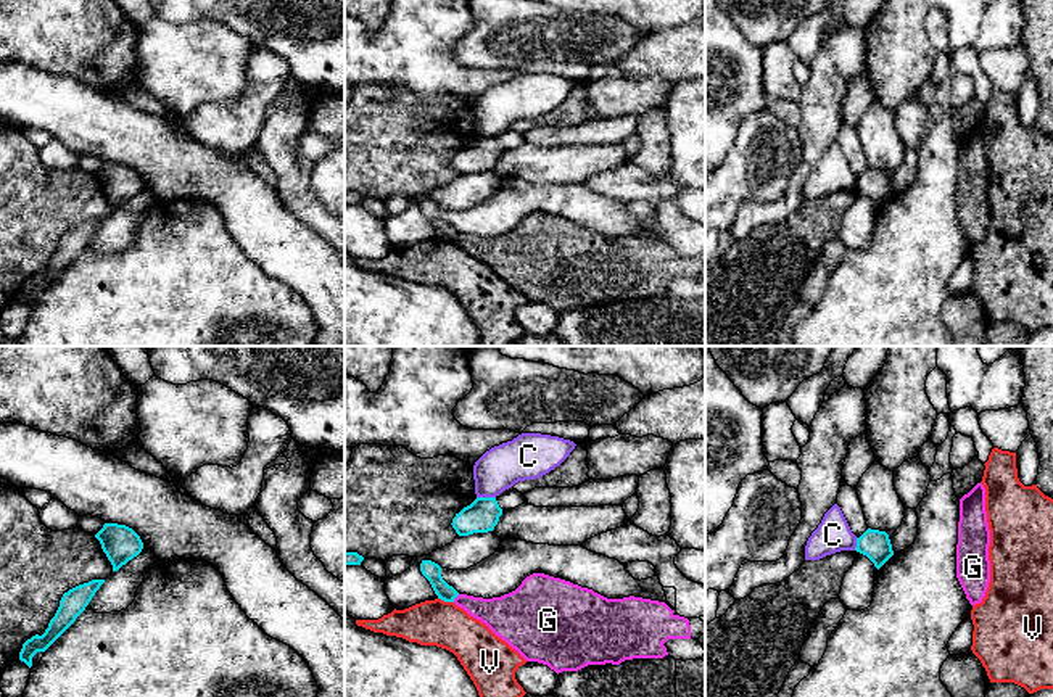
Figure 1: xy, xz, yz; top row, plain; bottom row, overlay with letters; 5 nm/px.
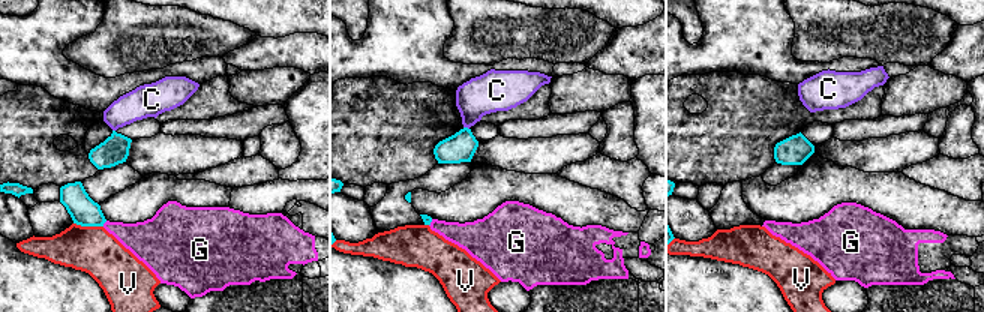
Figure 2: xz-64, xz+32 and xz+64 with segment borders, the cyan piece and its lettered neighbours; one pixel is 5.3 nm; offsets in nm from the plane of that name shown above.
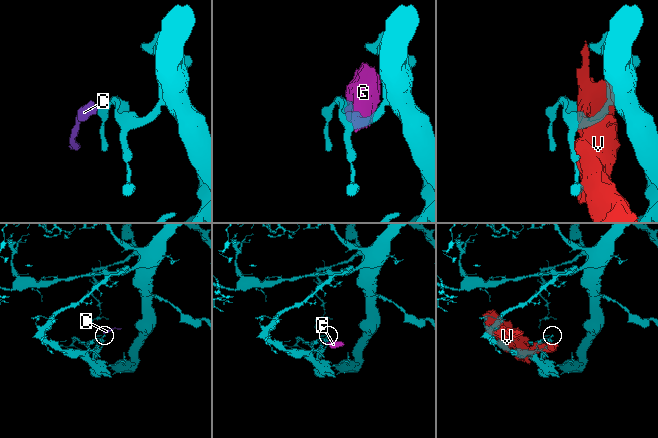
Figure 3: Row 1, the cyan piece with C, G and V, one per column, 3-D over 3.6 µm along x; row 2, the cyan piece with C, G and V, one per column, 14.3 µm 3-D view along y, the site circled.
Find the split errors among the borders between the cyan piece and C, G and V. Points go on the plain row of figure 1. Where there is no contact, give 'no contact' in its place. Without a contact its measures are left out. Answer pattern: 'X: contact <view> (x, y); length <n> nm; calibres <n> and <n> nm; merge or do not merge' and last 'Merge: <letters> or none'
C: contact xz (487, 137); length 100 nm; calibres 170 and 220 nm; do not merge
G: contact xz (456, 235); length 50 nm; calibres 90 and 180 nm; do not merge
V: contact xz (446, 240); length 80 nm; calibres 90 and 220 nm; do not merge
Merge: none

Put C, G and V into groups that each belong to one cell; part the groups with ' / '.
C / G / V

